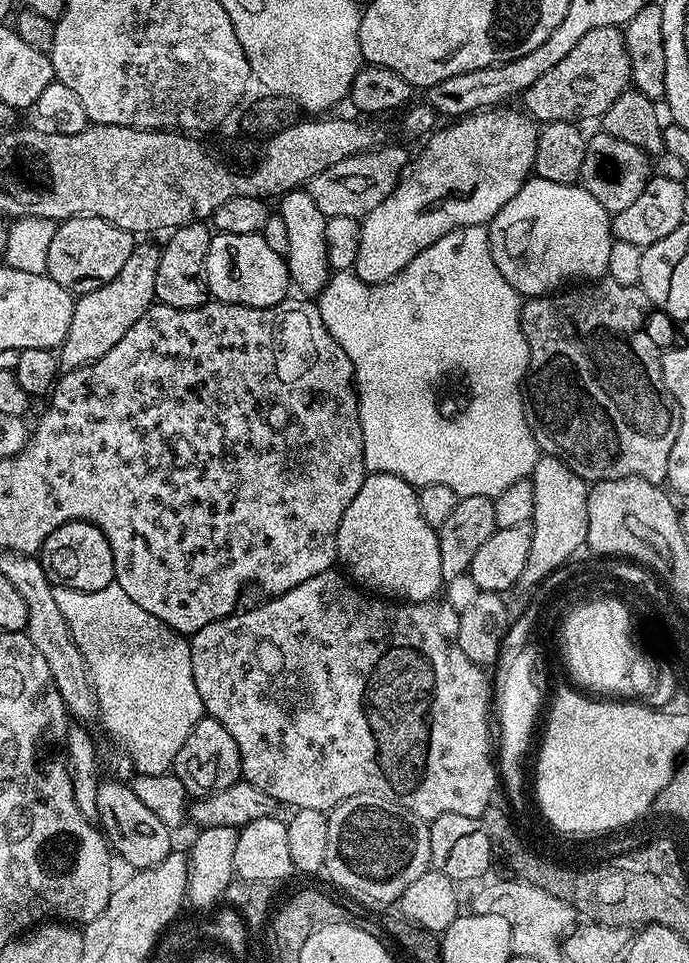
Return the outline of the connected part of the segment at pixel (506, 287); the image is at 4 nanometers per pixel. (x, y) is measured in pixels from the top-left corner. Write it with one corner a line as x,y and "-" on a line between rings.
475,224
474,226
466,226
465,228
455,228
450,234
446,234
442,238
438,238
438,242
434,242
430,246
426,246
426,250
422,250
410,265
410,270
399,272
393,280
389,280
387,284
379,286
355,286
356,288
340,288
332,296
332,308
326,306
320,308
322,314
322,322
326,322
326,326
330,330
330,334
334,338
334,342
338,342
338,346
342,346
342,350
346,350
346,358
350,358
350,362
356,371
356,394
360,398
360,425
362,426
362,442
364,443
364,463
369,473
385,472
386,474
394,474
401,476
407,484
413,486
423,486
426,484
437,484
438,486
450,486
450,490
456,492
457,497
462,496
491,496
495,497
502,494
502,490
506,490
506,486
514,486
514,482
531,477
534,466
538,459
538,449
532,431
528,425
528,413
524,407
523,387
526,383
528,374
528,343
522,334
522,326
520,325
520,310
522,307
522,297
519,292
514,290
514,286
510,286
510,282
506,282
506,278
502,278
502,274
498,270
498,266
494,266
494,254
488,245
488,229
483,224

